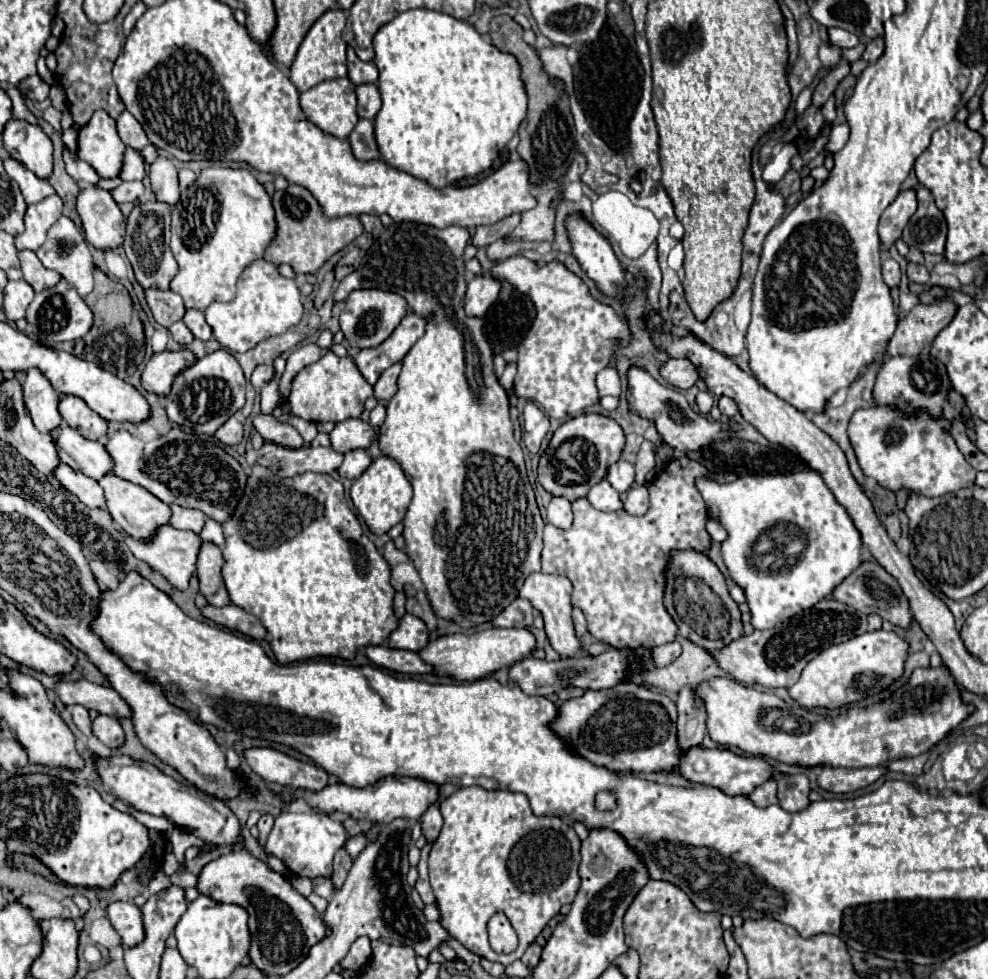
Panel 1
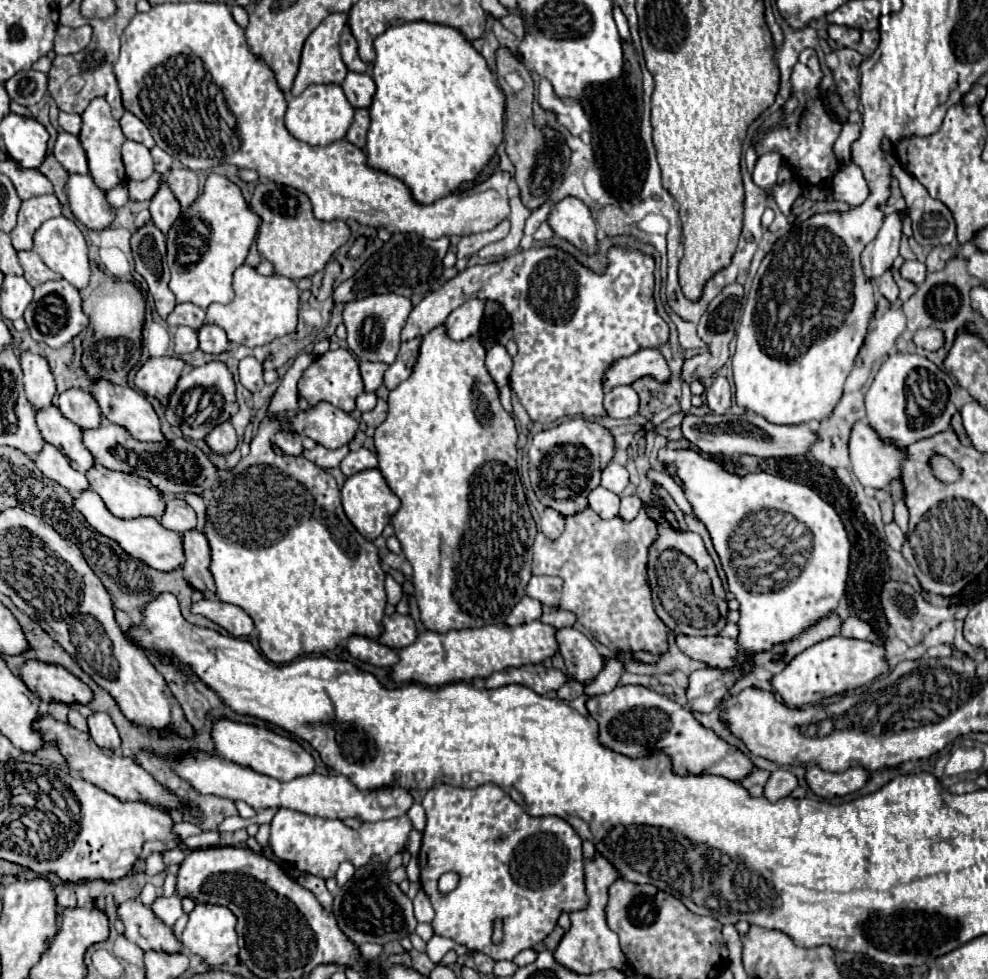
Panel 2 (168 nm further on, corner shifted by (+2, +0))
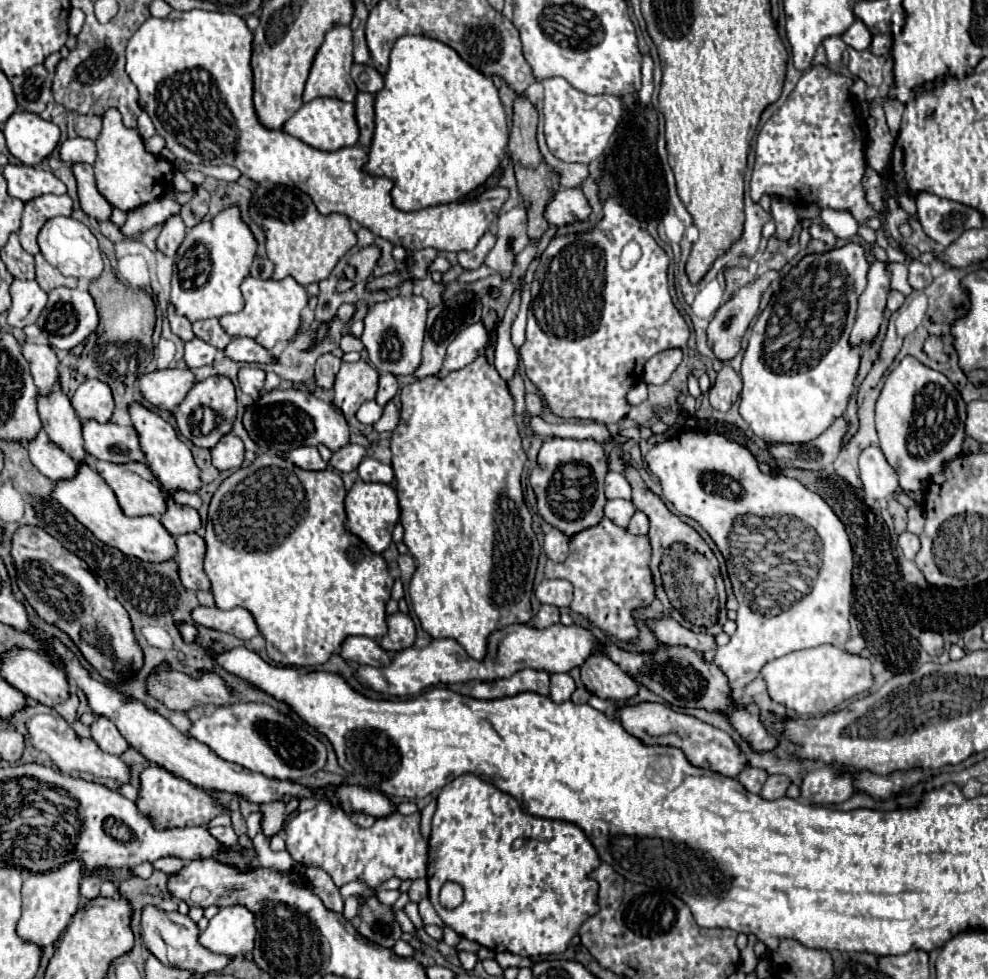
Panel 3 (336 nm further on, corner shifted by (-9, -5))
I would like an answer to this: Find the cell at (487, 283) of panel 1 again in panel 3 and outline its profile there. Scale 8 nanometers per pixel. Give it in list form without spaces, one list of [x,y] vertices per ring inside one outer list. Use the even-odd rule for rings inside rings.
[[[475,322],[465,326],[455,340],[449,344],[447,348],[447,358],[443,362],[443,368],[439,370],[439,376],[451,372],[451,370],[459,370],[463,366],[467,366],[469,362],[473,362],[479,354],[485,352],[489,334],[483,322]]]

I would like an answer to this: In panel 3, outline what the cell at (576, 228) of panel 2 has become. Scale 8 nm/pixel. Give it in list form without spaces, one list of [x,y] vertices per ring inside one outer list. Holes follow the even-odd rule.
[[[579,188],[561,190],[547,204],[547,220],[551,226],[557,226],[557,228],[587,220],[589,216],[591,216],[591,206]]]

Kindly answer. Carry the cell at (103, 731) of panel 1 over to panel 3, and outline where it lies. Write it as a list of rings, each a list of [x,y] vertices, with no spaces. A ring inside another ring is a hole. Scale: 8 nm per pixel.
[[[99,716],[91,724],[91,736],[99,744],[101,750],[105,750],[109,754],[115,754],[115,756],[121,756],[129,748],[127,740],[119,734],[117,726],[109,718],[105,718],[105,716]]]

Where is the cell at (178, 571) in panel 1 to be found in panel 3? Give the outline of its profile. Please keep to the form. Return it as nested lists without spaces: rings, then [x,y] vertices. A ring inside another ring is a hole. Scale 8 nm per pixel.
[[[81,464],[79,474],[73,480],[57,482],[53,498],[63,508],[67,508],[79,522],[83,522],[83,526],[87,526],[101,542],[121,550],[127,556],[135,556],[143,562],[167,562],[177,556],[175,538],[165,530],[161,520],[155,516],[139,516],[139,518],[125,516],[117,504],[113,490],[89,464]]]

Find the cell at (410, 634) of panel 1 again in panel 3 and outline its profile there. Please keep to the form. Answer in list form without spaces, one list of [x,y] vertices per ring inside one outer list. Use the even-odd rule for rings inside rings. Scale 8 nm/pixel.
[[[395,612],[387,618],[387,626],[389,632],[379,640],[379,646],[383,646],[383,650],[399,652],[415,644],[415,624],[411,616]]]

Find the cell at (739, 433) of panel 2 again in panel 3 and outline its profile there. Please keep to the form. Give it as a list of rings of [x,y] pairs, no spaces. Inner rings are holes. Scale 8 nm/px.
[[[837,418],[819,438],[803,444],[767,444],[769,454],[777,464],[805,468],[805,470],[823,470],[833,464],[841,448],[841,440],[847,432],[847,422]]]

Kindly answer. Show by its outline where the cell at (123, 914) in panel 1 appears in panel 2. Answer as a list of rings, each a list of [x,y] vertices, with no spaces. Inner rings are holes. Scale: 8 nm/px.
[[[126,901],[118,907],[118,915],[124,923],[124,937],[136,943],[142,951],[182,953],[180,939],[172,933],[172,927],[164,925],[150,907],[140,901]]]

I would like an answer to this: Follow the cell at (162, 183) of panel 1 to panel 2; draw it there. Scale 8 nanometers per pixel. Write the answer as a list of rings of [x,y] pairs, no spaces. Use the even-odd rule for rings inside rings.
[[[162,179],[162,185],[160,185],[158,193],[150,201],[150,215],[152,215],[152,223],[162,233],[168,233],[168,229],[174,225],[176,217],[180,215],[180,203],[172,195],[172,191],[168,189],[164,179]]]

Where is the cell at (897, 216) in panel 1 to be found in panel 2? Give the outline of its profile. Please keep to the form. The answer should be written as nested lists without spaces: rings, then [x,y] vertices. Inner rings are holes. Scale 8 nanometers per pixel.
[[[888,215],[876,235],[876,239],[862,253],[862,269],[870,281],[876,281],[886,269],[892,267],[892,261],[898,255],[900,237],[902,237],[902,215]]]

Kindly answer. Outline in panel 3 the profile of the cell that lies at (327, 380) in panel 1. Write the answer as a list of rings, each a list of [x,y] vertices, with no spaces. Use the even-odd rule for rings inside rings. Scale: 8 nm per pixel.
[[[343,362],[335,376],[335,398],[333,406],[343,412],[345,418],[355,416],[359,406],[375,398],[377,392],[377,370],[367,362]]]

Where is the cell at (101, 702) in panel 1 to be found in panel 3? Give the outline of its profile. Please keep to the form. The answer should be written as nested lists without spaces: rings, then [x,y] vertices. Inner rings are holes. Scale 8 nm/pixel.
[[[11,650],[11,652],[3,654],[1,662],[3,662],[3,666],[1,666],[3,678],[11,686],[21,690],[27,698],[31,698],[39,704],[51,706],[51,708],[69,698],[69,682],[67,682],[65,670],[61,666],[55,666],[47,656],[33,652],[33,650]]]

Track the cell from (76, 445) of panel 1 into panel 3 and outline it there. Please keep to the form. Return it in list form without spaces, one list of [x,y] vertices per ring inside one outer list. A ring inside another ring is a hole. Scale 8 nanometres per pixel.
[[[57,390],[47,398],[37,398],[39,416],[43,422],[43,430],[61,450],[65,450],[77,464],[87,462],[87,452],[83,448],[81,436],[81,420],[75,414],[69,398]]]

